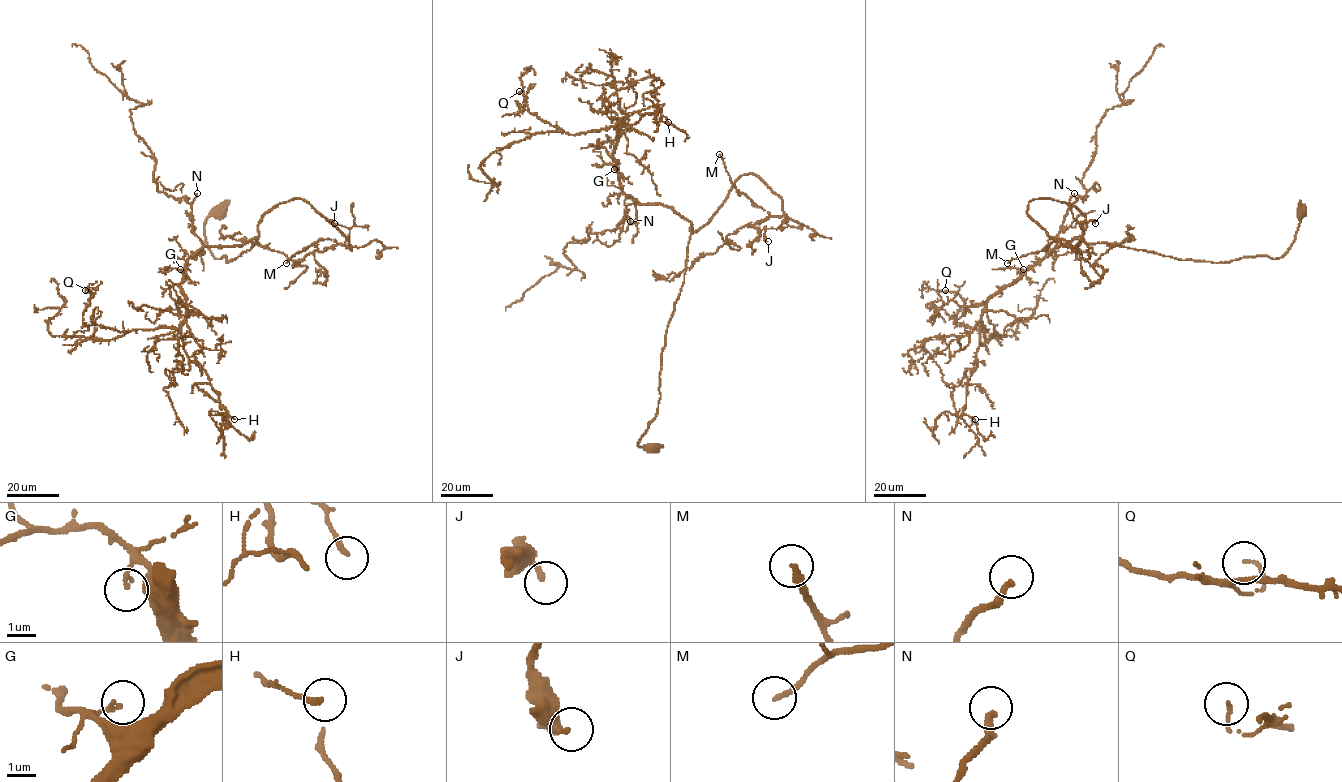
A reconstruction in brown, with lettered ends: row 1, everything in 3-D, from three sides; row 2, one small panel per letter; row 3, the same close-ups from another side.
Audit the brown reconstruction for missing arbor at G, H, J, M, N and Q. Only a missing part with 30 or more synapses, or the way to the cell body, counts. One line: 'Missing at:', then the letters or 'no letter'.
Missing at: M, N

